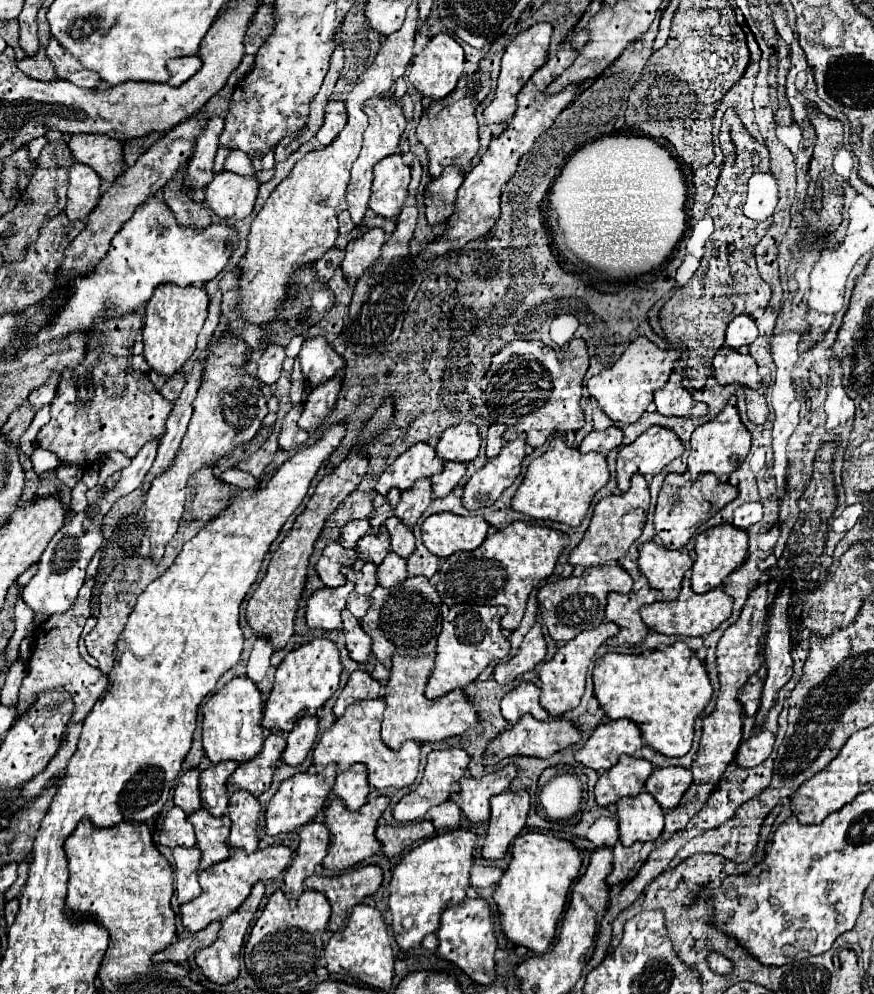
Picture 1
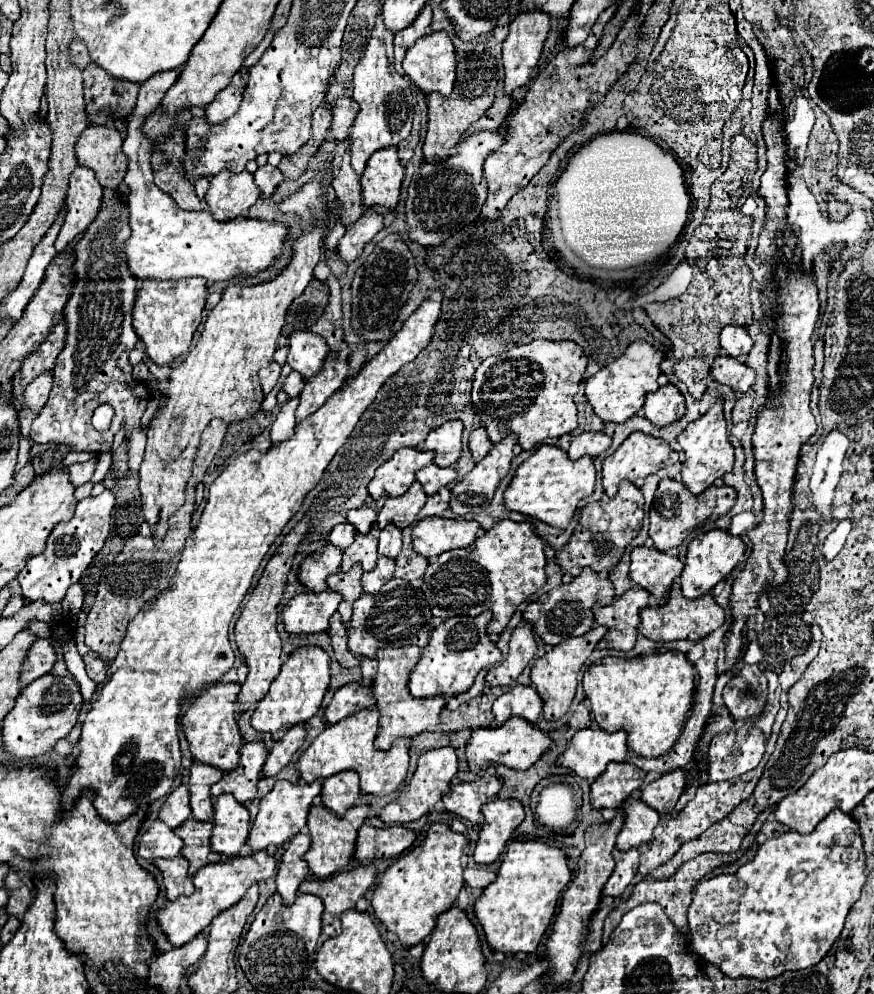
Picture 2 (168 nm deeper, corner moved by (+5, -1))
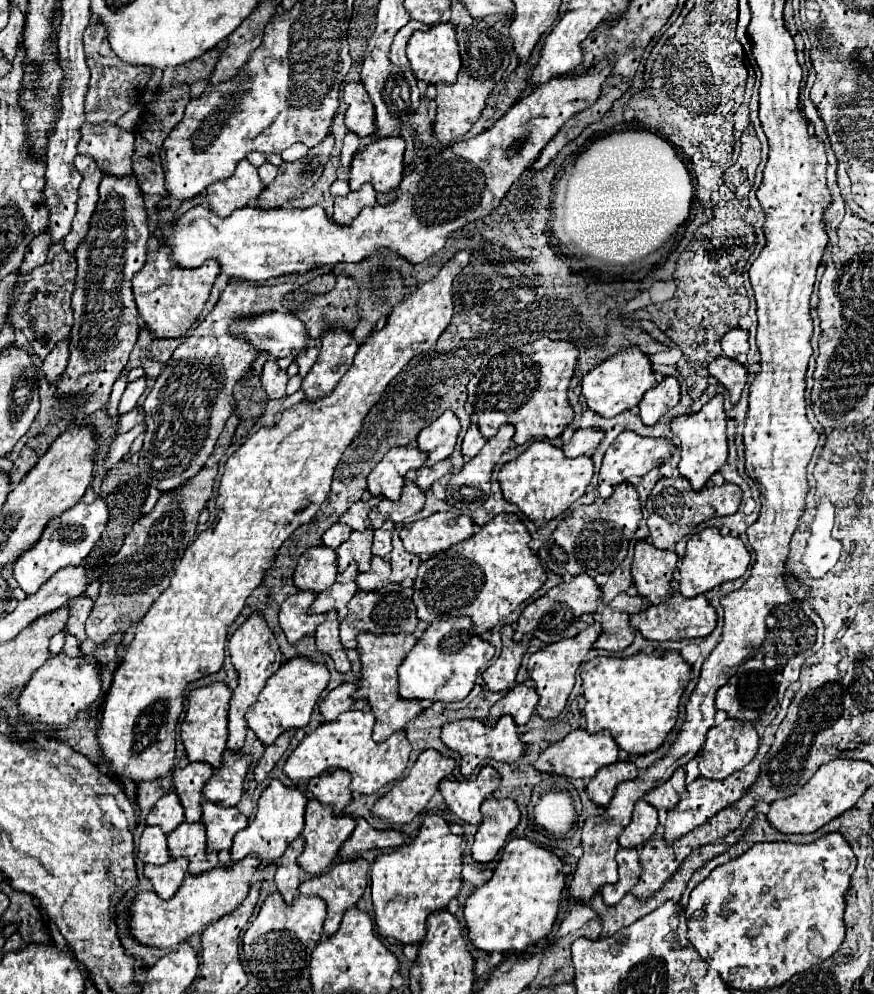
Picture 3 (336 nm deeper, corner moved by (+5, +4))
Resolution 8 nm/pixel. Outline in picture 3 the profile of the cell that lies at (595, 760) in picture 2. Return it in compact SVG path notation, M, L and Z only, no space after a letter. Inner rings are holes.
M578 728L570 732L564 740L546 748L544 754L540 754L540 758L536 760L536 768L542 772L552 772L552 774L568 776L568 778L592 778L602 766L618 760L618 750L620 748L616 746L608 730L602 730L598 734L588 734L584 728Z

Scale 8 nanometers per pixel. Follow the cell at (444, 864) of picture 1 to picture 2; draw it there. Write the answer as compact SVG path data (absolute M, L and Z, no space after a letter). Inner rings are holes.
M432 823L426 831L426 839L420 845L400 855L386 867L380 883L374 889L372 907L380 923L384 923L388 931L396 933L404 947L414 947L430 937L436 917L456 903L456 897L464 885L464 869L460 863L464 849L464 835L454 833L444 823Z

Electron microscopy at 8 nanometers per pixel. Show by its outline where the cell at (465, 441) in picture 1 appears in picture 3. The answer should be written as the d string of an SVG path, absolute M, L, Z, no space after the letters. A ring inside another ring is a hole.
M444 412L438 420L426 426L418 436L418 448L428 452L426 466L434 466L436 462L446 460L456 446L460 434L460 422L452 412Z

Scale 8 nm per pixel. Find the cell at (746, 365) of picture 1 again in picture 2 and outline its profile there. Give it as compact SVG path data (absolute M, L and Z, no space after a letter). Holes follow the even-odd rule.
M720 355L714 359L710 373L718 383L728 385L734 393L746 393L756 379L756 373L748 365L726 355L724 357Z

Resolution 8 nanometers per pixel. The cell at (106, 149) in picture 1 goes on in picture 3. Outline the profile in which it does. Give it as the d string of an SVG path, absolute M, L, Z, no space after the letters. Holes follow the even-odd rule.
M86 122L82 126L78 154L92 156L106 176L128 176L132 174L134 162L134 134L118 128L112 122Z

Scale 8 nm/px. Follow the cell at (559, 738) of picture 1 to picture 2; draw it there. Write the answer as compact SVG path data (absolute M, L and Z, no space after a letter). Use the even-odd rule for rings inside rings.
M512 717L500 727L472 729L472 735L466 743L466 759L468 759L470 767L474 767L474 769L476 767L484 769L488 763L500 763L500 765L520 771L520 769L532 767L550 745L552 745L550 737L546 733L542 733L538 727L530 725L528 721L524 721L520 717Z

